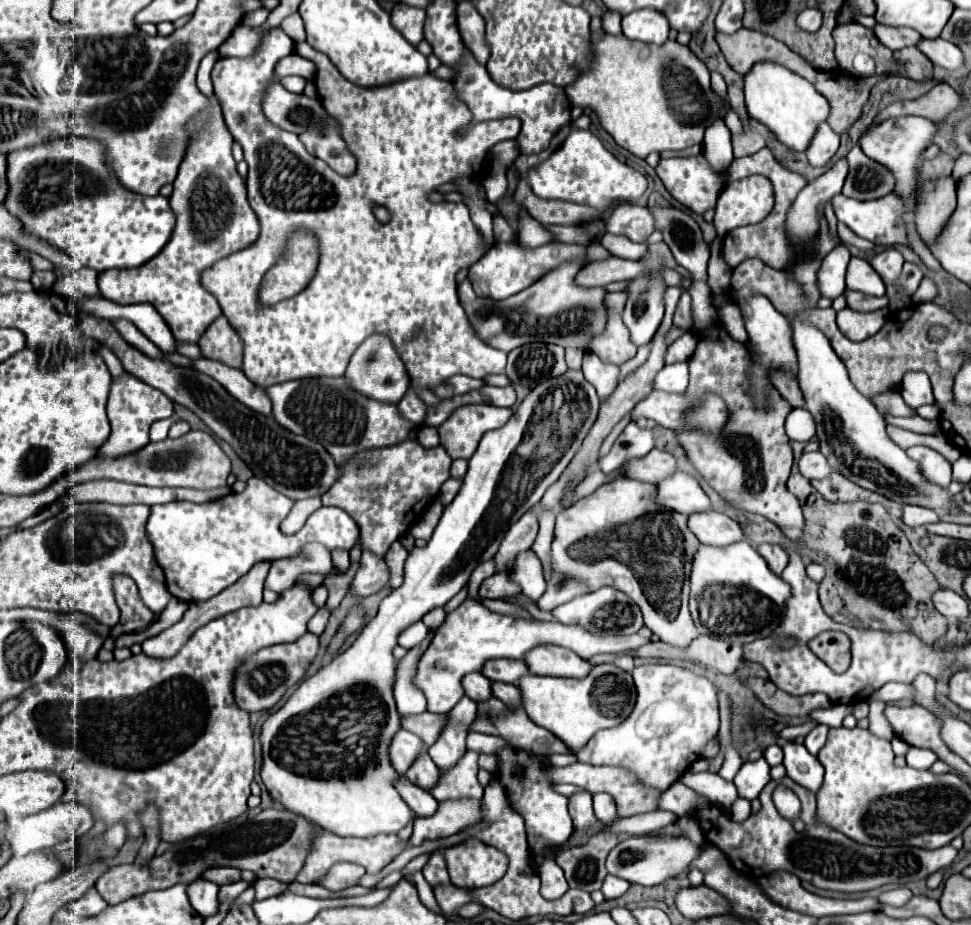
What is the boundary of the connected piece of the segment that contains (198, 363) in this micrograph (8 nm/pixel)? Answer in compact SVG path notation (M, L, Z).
M205 357L195 359L191 363L191 367L213 377L215 381L219 381L237 401L245 403L249 409L263 413L263 415L271 413L271 401L269 401L265 389L259 385L253 385L241 369L233 369L233 367L227 367L219 361L205 359Z

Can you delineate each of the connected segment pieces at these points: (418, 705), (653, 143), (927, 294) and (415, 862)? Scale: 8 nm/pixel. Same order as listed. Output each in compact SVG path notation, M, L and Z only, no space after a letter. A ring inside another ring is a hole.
M435 629L429 631L427 639L421 643L421 647L413 647L407 651L407 655L399 661L399 669L397 669L394 684L394 698L399 714L402 716L416 715L427 711L427 700L423 697L423 693L414 686L412 680L415 676L415 667L417 661L421 657L421 653L425 651L425 647L431 643L435 635Z
M591 33L591 51L593 51L593 63L587 71L577 75L573 83L565 87L569 99L577 107L591 107L603 129L615 139L617 145L631 151L633 155L645 159L651 151L681 151L695 143L703 141L703 131L709 123L713 123L717 117L725 117L725 111L729 109L727 103L723 103L711 89L709 81L709 69L701 59L691 53L687 45L681 45L677 41L667 41L663 45L651 45L641 41L631 41L625 35L609 35L609 33Z
M923 277L921 285L917 287L917 291L913 293L913 303L927 303L927 301L935 301L935 297L939 295L939 289L937 285L929 279L929 277Z
M422 854L414 859L412 859L402 870L402 874L404 878L407 878L410 874L416 872L416 871L421 871L424 865L427 863L429 860L430 854Z

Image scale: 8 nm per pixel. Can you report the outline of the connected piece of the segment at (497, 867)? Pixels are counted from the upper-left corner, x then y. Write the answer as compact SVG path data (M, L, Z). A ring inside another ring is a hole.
M467 839L459 845L453 845L443 851L443 857L451 883L469 889L493 885L509 867L507 855L497 847L483 843L481 839Z

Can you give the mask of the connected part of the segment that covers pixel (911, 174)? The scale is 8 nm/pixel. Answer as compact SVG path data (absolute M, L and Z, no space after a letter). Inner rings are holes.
M905 115L905 117L893 117L887 119L885 123L879 125L871 125L859 139L859 145L863 149L863 153L871 159L875 159L877 163L883 163L885 167L889 167L897 179L895 185L895 193L901 195L905 199L905 203L909 205L909 209L913 211L915 207L915 175L917 175L917 167L921 163L921 151L931 145L935 133L935 125L925 119L925 117L915 117L915 115Z

